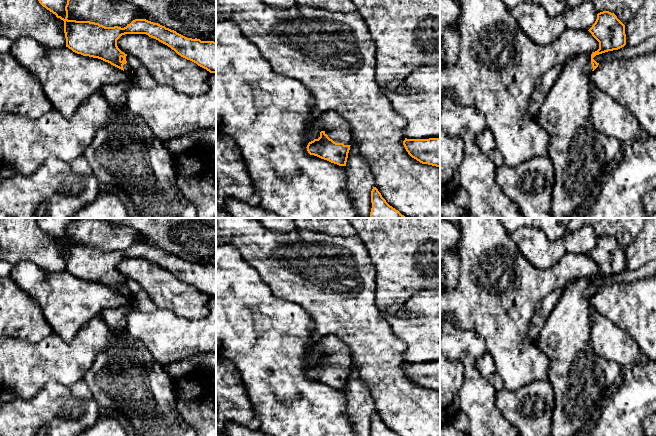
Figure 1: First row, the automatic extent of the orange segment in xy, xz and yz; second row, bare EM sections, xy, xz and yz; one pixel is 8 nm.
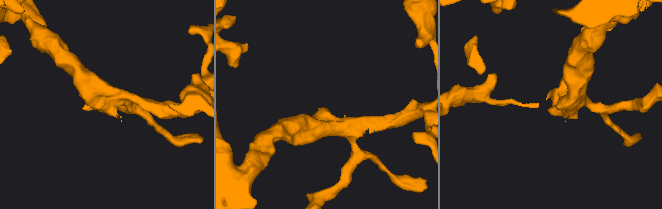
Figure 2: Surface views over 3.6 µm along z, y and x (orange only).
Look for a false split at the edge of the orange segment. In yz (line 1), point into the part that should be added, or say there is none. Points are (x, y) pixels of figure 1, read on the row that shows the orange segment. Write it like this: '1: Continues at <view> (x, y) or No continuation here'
1: Continues at yz (580, 154)

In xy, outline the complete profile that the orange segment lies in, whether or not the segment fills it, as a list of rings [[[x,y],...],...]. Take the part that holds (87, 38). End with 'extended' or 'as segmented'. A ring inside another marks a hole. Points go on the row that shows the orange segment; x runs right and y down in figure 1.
[[[38,0],[47,10],[64,21],[64,33],[66,38],[66,47],[77,54],[101,59],[111,65],[133,75],[132,69],[126,61],[126,56],[117,46],[117,40],[125,34],[146,34],[151,38],[167,45],[181,57],[196,63],[198,66],[206,69],[210,73],[216,73],[216,42],[201,41],[200,39],[187,38],[174,30],[166,28],[158,23],[146,19],[135,19],[126,27],[118,26],[105,27],[99,23],[90,21],[68,20],[68,10],[70,0]]]; extended

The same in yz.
[[[603,11],[597,14],[595,23],[588,31],[599,42],[599,49],[592,54],[574,55],[563,63],[557,81],[535,115],[539,126],[549,135],[547,155],[555,171],[551,218],[568,218],[577,211],[602,179],[609,162],[624,146],[616,138],[599,132],[593,125],[590,110],[595,86],[589,75],[599,65],[593,59],[596,55],[626,45],[625,25],[614,13]]]; extended

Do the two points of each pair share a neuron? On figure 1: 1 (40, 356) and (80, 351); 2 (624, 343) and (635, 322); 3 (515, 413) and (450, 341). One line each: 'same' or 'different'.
1: same
2: different
3: different

